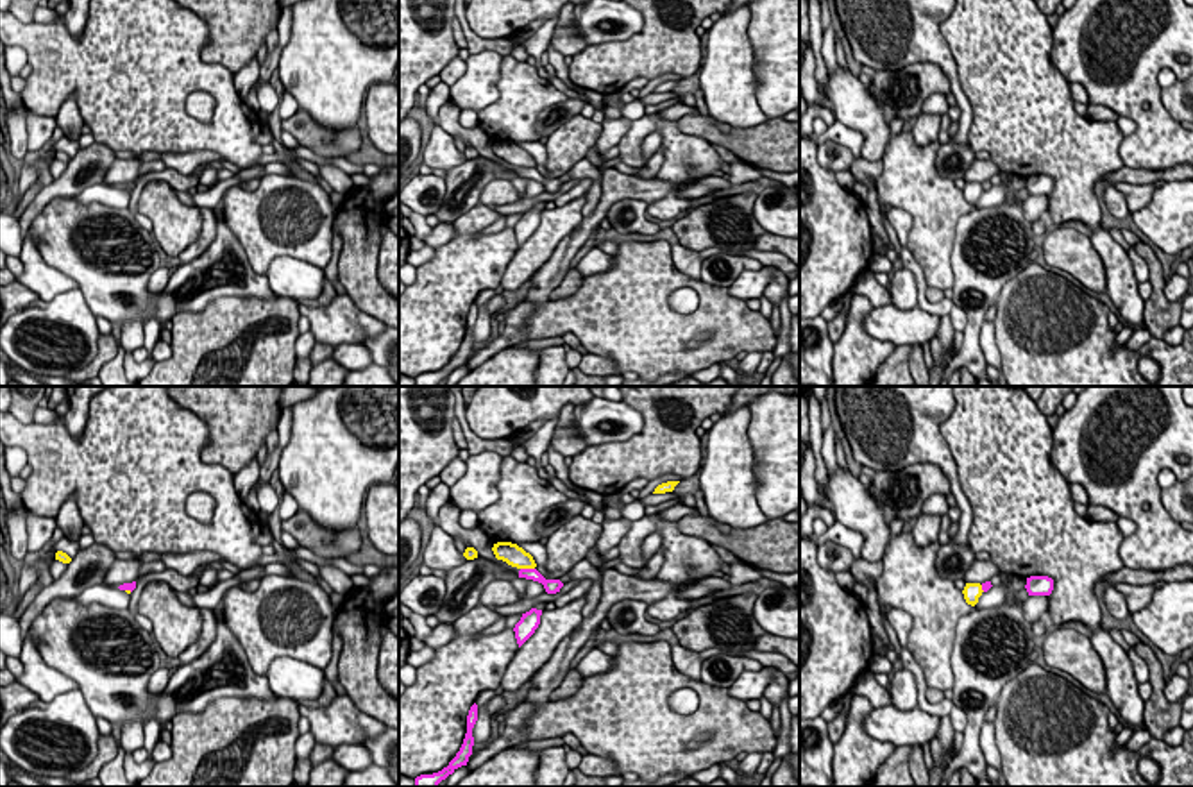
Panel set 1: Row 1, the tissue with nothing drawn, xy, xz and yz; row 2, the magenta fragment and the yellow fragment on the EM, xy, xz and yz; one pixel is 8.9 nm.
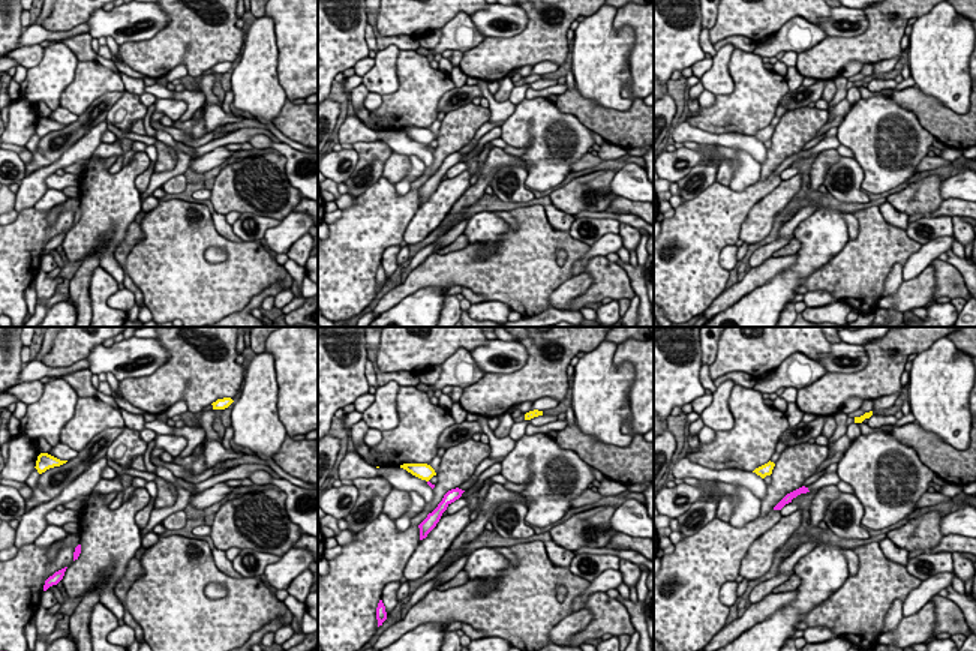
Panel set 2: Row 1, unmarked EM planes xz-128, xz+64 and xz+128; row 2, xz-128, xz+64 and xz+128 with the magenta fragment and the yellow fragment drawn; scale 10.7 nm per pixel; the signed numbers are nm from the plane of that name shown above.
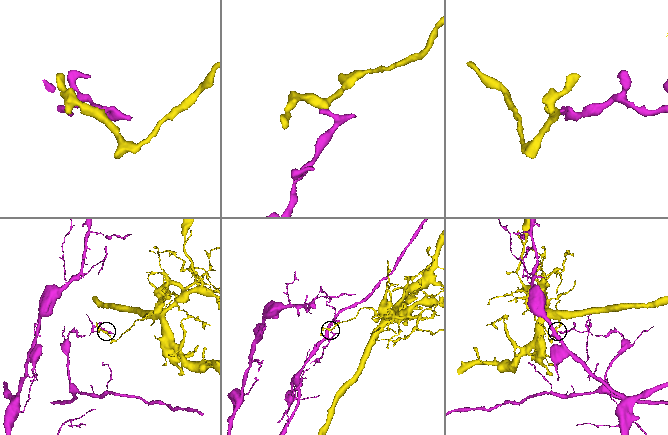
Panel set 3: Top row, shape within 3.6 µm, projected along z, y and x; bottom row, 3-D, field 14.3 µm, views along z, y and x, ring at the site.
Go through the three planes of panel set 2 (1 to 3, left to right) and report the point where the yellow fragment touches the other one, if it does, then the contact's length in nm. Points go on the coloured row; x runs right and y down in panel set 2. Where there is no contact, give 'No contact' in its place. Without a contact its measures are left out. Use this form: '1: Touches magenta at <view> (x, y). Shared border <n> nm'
1: No contact
2: No contact
3: No contact

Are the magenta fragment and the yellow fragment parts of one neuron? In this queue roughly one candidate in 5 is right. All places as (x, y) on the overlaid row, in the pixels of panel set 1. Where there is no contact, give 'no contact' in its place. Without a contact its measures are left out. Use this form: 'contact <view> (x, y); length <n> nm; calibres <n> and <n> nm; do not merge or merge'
contact xz (528, 569); length 130 nm; calibres 120 and 190 nm; do not merge

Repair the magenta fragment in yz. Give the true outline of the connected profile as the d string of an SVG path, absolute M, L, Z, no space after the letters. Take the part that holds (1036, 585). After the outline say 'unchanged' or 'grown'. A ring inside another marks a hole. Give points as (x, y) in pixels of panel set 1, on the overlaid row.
M1030 576L1025 585L1028 596L1050 596L1053 590L1053 580L1048 576Z | unchanged

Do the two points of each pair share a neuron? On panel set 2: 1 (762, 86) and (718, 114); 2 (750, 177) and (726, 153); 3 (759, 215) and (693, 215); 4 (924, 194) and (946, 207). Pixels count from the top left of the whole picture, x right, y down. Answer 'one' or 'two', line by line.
1: one
2: one
3: two
4: two

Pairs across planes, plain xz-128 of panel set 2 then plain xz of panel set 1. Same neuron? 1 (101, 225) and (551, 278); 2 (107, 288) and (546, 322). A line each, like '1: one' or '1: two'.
1: two
2: two

